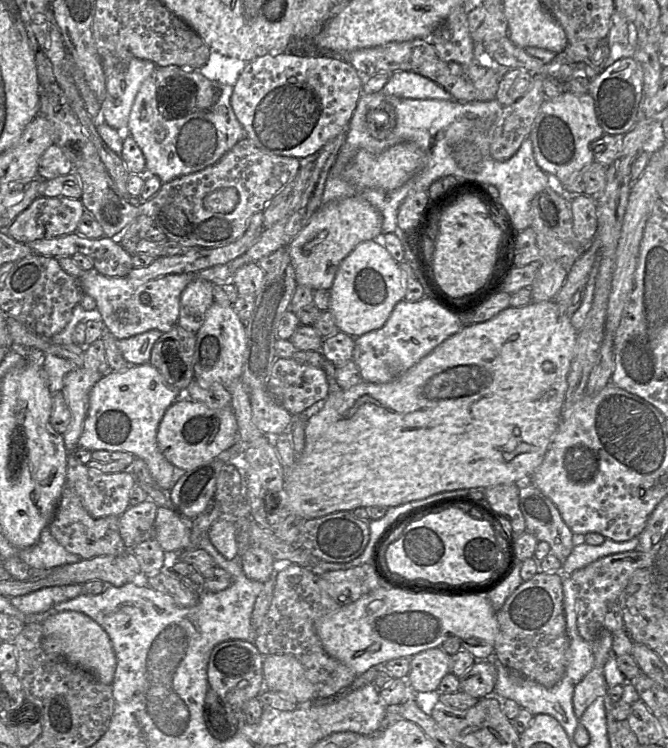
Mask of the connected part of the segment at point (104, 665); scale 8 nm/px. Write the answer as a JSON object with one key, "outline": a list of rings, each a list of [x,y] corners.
{"outline":[[[70,610],[52,613],[41,624],[41,646],[46,653],[61,657],[103,684],[112,684],[116,671],[116,656],[108,634],[97,622],[82,612]]]}

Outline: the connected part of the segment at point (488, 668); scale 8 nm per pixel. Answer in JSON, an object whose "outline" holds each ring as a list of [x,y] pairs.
{"outline":[[[476,661],[461,677],[460,691],[482,699],[496,696],[494,692],[497,680],[497,669],[491,661]]]}

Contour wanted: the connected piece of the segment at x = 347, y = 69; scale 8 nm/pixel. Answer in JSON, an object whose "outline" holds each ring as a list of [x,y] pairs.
{"outline":[[[267,54],[247,63],[233,87],[231,106],[238,121],[245,130],[246,138],[250,139],[256,147],[272,155],[294,157],[300,160],[310,159],[316,156],[332,138],[347,128],[362,94],[363,83],[364,77],[361,76],[351,64],[336,55],[299,57],[289,54]]]}

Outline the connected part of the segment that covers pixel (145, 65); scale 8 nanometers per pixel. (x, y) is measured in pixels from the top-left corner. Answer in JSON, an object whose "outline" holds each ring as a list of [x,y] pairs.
{"outline":[[[117,52],[101,58],[105,75],[106,95],[100,103],[101,118],[110,127],[118,130],[128,126],[129,115],[135,97],[142,83],[155,71],[156,65],[149,61],[136,58],[129,52]]]}

